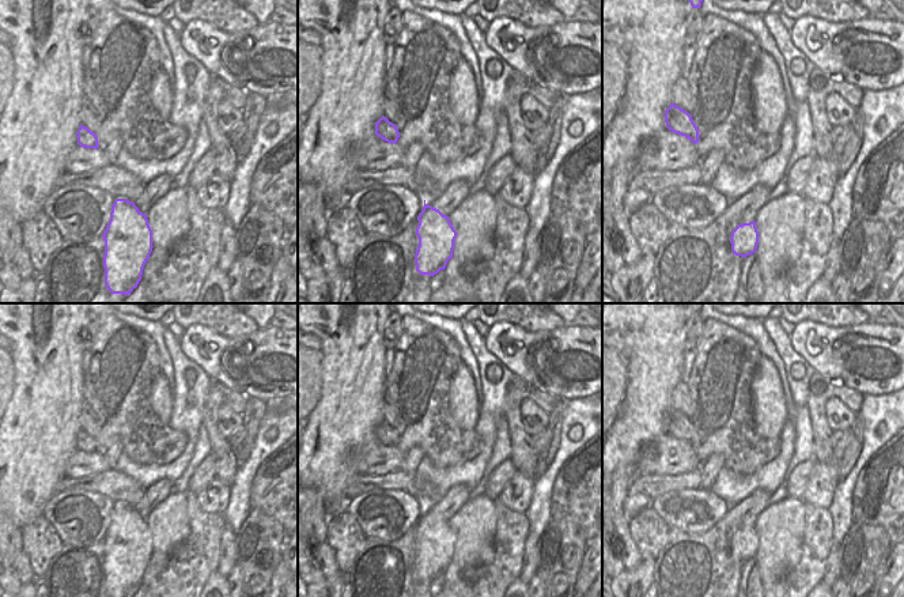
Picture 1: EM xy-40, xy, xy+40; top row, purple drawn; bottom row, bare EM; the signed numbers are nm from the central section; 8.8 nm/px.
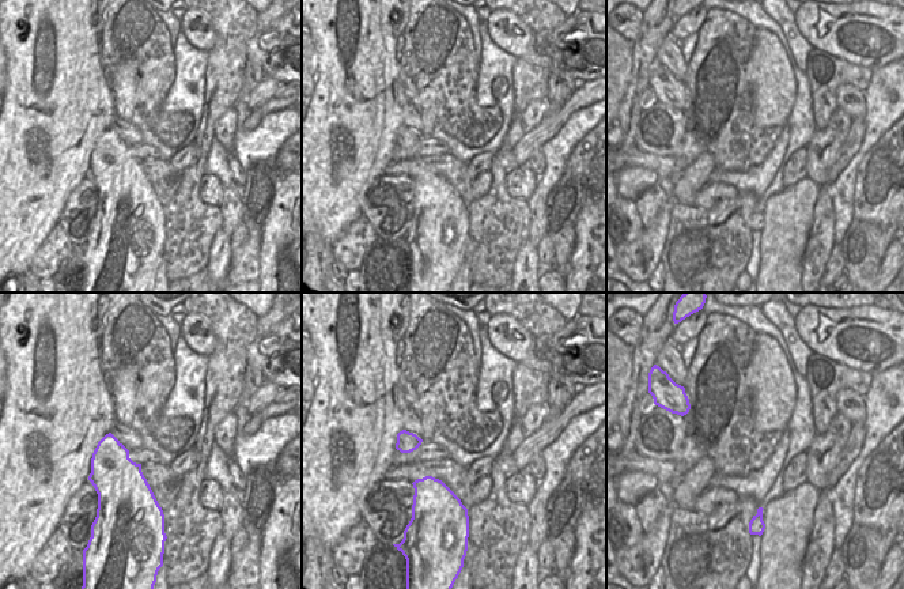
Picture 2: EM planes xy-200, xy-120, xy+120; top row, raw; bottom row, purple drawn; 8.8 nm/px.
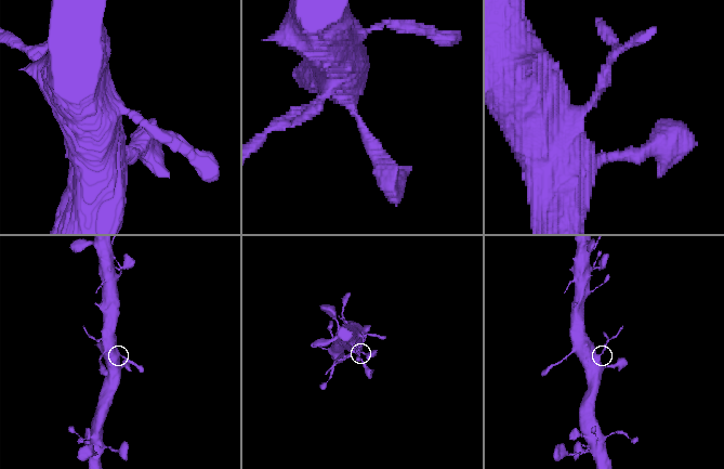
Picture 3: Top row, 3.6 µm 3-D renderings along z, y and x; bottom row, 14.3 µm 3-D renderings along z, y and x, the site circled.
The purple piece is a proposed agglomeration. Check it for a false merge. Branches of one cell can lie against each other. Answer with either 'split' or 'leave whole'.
split

